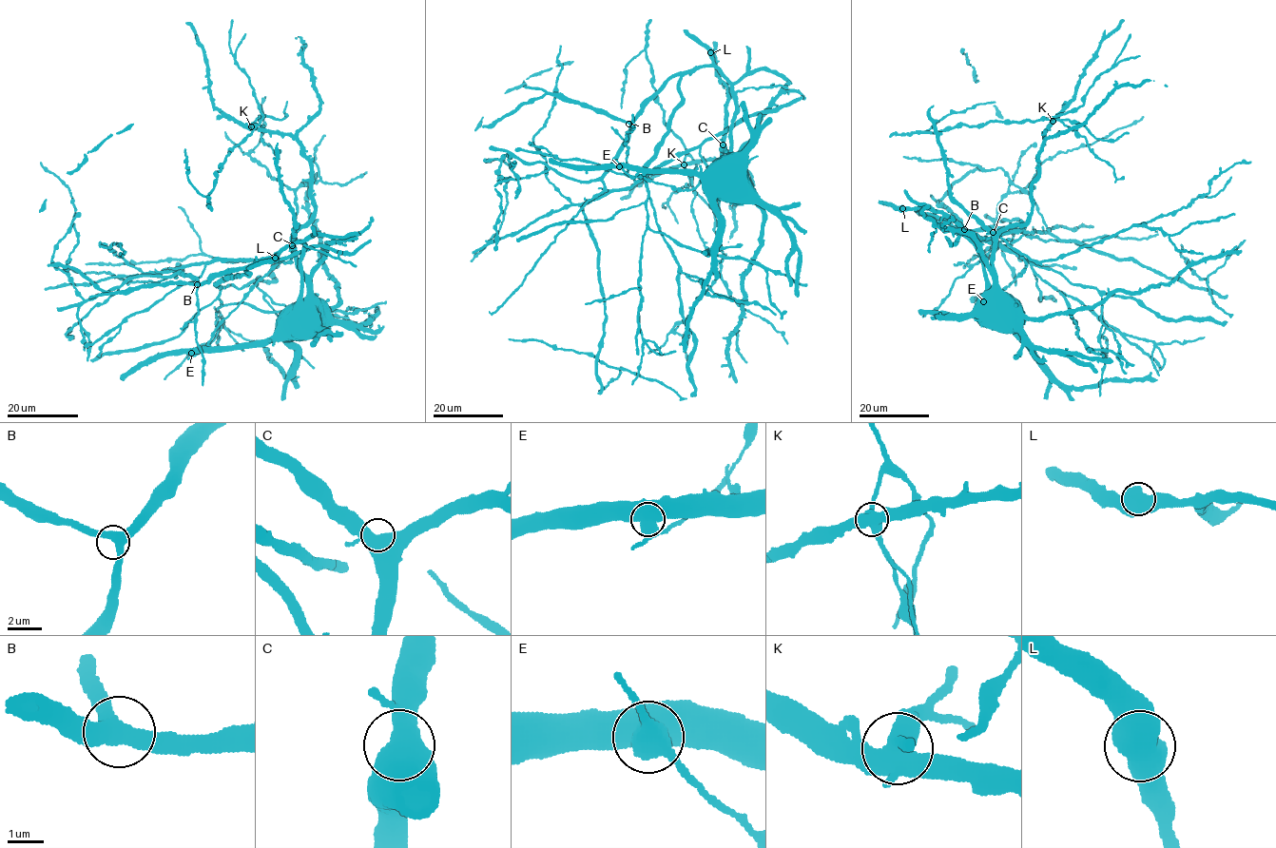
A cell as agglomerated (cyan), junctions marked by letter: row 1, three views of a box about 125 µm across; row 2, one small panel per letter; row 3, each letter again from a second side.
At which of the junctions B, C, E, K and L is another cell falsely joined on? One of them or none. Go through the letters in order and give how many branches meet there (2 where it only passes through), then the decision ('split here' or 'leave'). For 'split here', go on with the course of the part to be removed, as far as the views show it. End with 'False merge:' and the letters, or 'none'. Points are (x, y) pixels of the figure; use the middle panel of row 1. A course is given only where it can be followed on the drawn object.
B: 3 branches meet; leave
C: 3 branches meet; leave
E: 3 branches meet; leave
K: 4 branches meet; leave
L: 2 branches meet; leave
False merge: none

